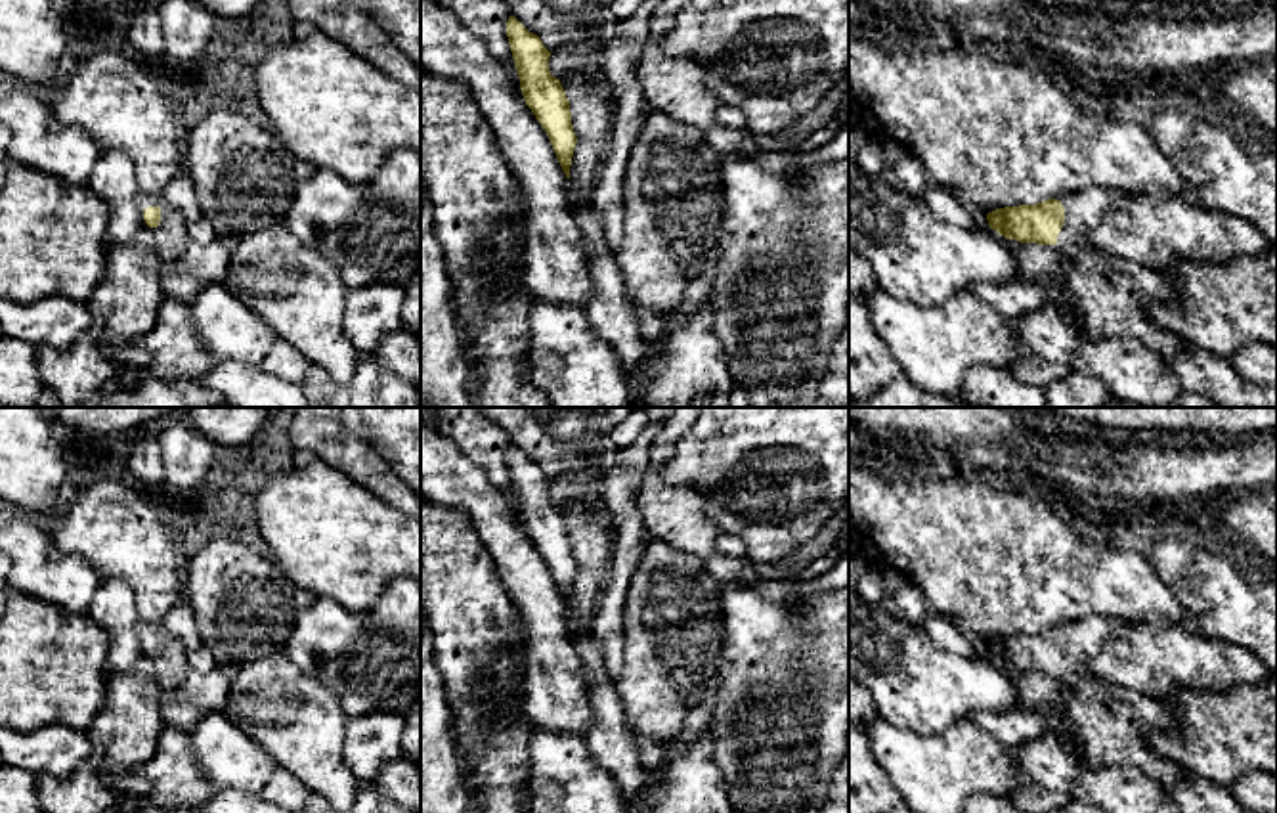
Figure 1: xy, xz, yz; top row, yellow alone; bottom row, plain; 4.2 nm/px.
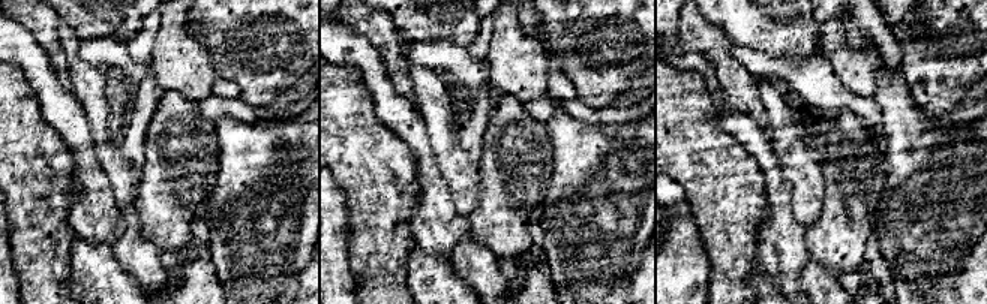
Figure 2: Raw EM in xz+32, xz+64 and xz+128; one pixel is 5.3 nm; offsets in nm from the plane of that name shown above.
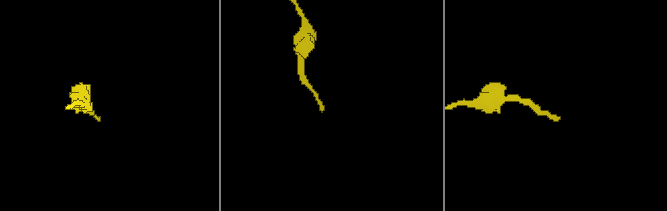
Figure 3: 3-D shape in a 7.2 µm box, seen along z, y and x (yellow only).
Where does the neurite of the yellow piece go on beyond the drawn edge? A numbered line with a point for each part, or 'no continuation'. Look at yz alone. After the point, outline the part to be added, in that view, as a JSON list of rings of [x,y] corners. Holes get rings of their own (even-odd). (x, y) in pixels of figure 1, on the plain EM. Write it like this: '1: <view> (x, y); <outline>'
1: yz (1084, 639); [[[1086,616],[1059,624],[1057,629],[1065,637],[1065,650],[1057,671],[1048,675],[1078,692],[1084,679],[1093,675],[1092,662],[1099,656],[1103,645],[1122,633],[1122,622],[1113,616]]]

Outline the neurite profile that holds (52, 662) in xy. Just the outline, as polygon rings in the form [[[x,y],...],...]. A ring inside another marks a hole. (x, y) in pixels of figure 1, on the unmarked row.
[[[10,593],[0,618],[0,725],[86,731],[105,702],[109,635],[88,614]]]

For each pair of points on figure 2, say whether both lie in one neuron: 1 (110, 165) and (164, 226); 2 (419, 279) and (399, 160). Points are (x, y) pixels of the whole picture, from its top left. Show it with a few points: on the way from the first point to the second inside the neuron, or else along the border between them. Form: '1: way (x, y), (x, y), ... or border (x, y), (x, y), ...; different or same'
1: border (140, 183), (134, 207); different
2: border (416, 246), (408, 256), (405, 282); different

